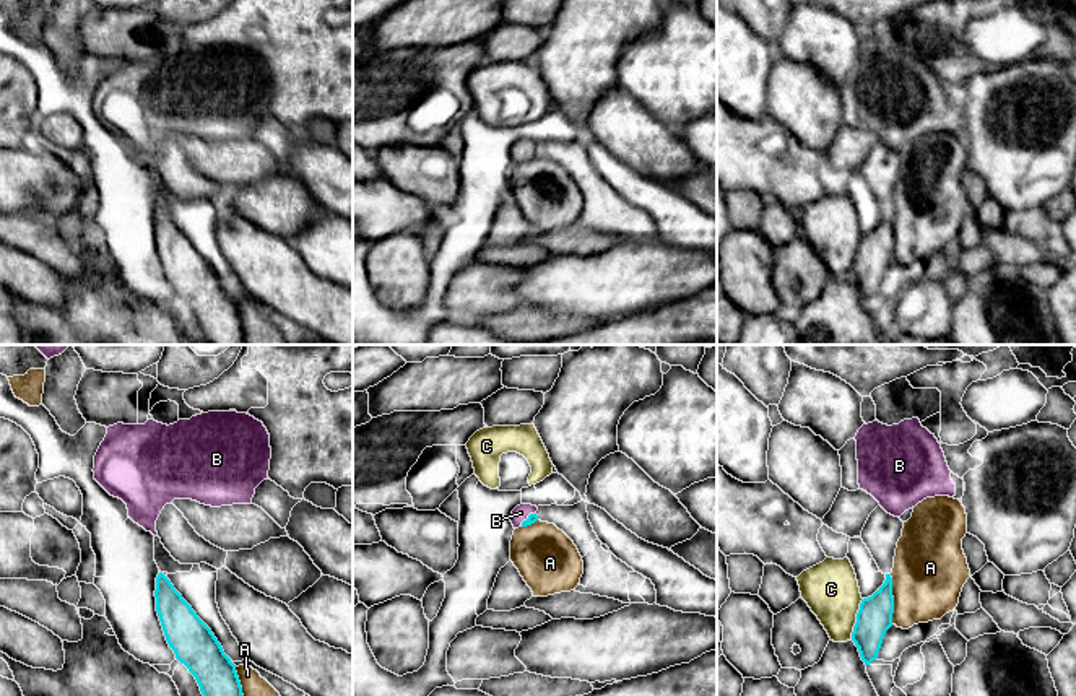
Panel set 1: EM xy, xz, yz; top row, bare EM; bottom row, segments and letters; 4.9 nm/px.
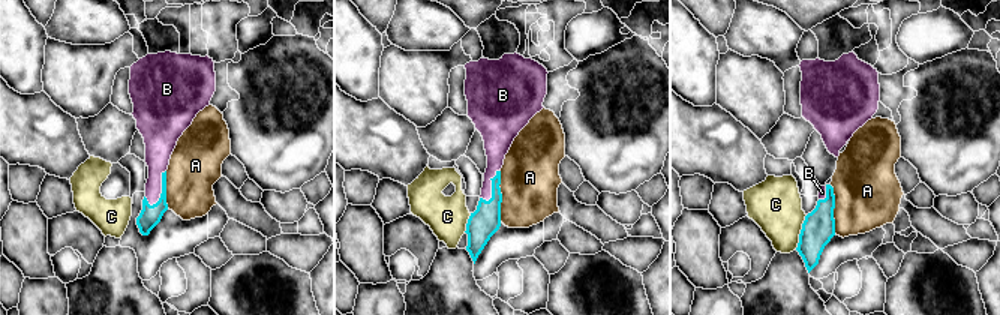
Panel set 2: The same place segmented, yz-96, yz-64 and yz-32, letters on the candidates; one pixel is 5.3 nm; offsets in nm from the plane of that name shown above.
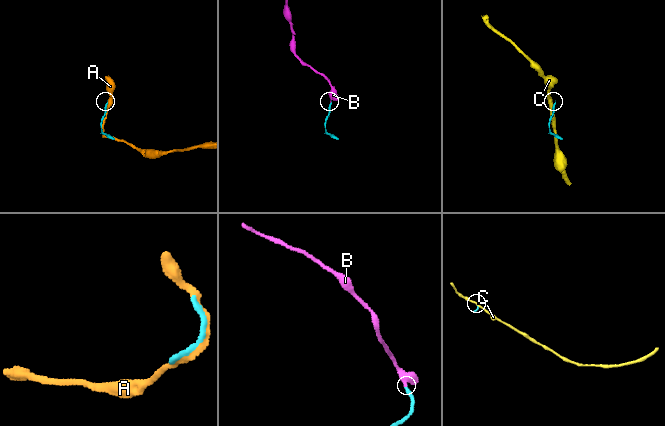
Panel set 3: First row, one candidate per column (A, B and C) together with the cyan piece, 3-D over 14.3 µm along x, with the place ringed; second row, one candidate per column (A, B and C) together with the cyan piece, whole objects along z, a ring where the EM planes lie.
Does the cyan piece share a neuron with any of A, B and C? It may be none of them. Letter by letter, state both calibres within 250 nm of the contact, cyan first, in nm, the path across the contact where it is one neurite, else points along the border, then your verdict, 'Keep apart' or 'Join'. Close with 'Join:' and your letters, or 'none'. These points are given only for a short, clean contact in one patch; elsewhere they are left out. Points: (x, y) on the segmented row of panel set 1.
A: Thickness 180 nm (cyan) against 360 nm. Keep apart
B: Thickness 50 nm (cyan) against 80 nm. Path across: xz (532, 517), (529, 517), (520, 513). Join
C: Thickness 180 nm (cyan) against 280 nm. Keep apart
Join: B

